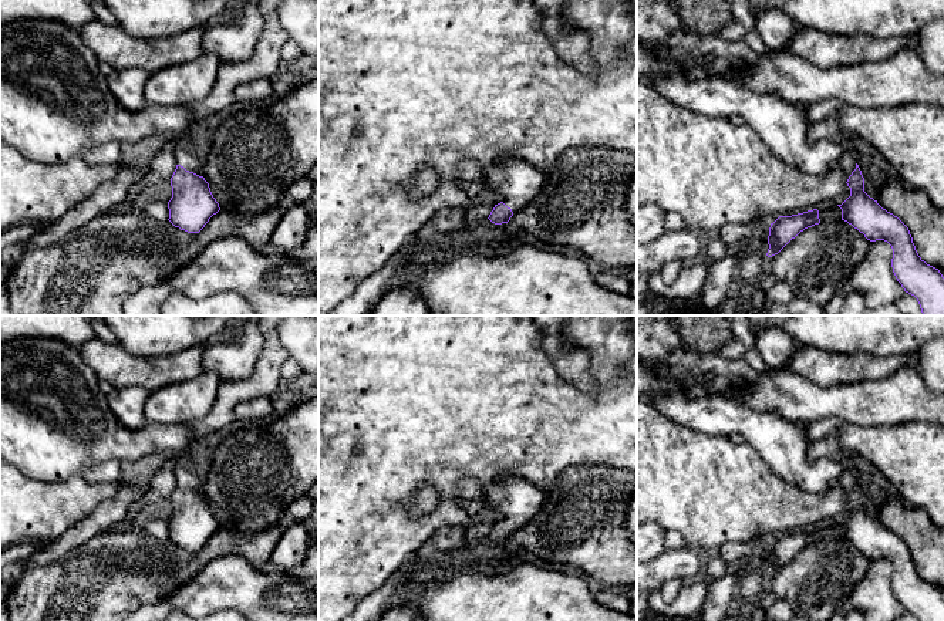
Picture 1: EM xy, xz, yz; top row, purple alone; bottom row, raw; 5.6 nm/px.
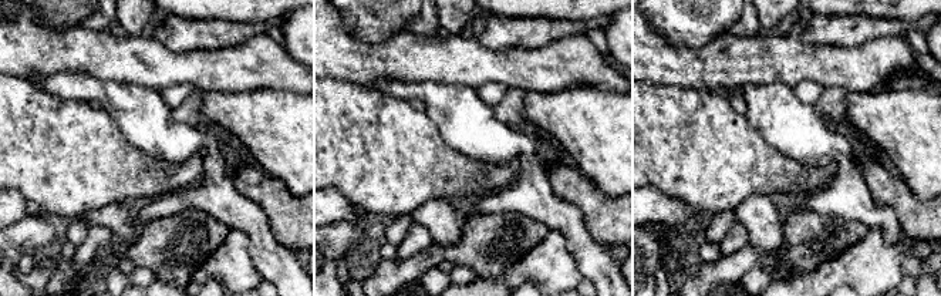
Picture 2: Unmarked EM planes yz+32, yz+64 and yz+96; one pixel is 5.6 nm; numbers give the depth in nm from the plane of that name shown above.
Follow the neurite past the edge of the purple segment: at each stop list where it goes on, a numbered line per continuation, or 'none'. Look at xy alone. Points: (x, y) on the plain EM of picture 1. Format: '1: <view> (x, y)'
1: xy (191, 481)

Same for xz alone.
1: xz (518, 500)

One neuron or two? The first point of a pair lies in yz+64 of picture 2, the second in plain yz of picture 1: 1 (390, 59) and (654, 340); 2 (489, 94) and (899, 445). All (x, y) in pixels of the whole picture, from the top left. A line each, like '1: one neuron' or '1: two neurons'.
1: two neurons
2: one neuron

